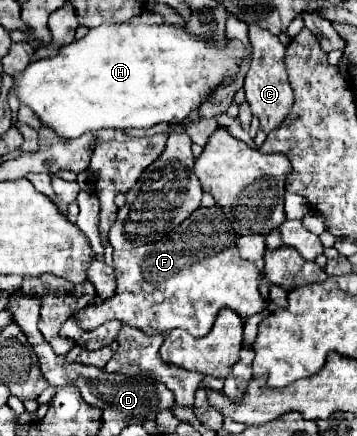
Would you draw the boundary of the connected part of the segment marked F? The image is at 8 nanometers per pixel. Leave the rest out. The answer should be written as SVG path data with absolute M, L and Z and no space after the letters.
M217 204L211 208L201 206L187 220L183 220L167 238L159 242L151 242L147 246L139 246L135 250L117 252L113 262L113 266L119 270L117 292L111 298L107 298L101 306L87 306L75 312L75 318L85 330L93 330L117 318L125 324L143 330L145 334L165 334L173 328L185 328L195 338L209 334L217 314L223 308L231 308L243 320L247 320L249 316L267 310L267 300L259 292L261 270L257 268L255 262L249 262L239 256L237 238L239 234L233 230L231 222L227 222L221 206Z

